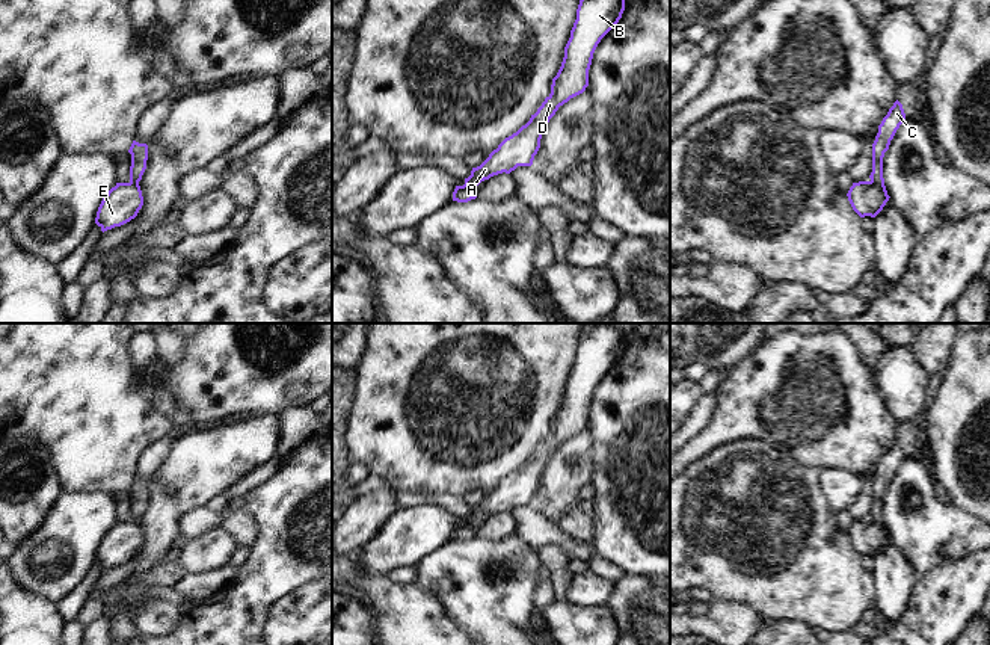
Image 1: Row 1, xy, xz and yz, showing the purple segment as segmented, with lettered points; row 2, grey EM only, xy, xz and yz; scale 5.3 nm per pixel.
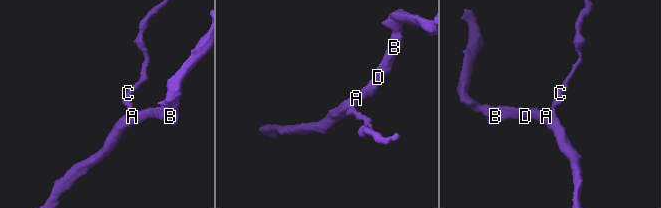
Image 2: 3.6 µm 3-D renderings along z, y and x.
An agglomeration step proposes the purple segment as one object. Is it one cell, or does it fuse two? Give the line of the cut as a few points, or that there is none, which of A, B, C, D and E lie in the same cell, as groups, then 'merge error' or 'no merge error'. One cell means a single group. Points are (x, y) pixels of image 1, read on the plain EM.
no cut; A B C D E; no merge error

